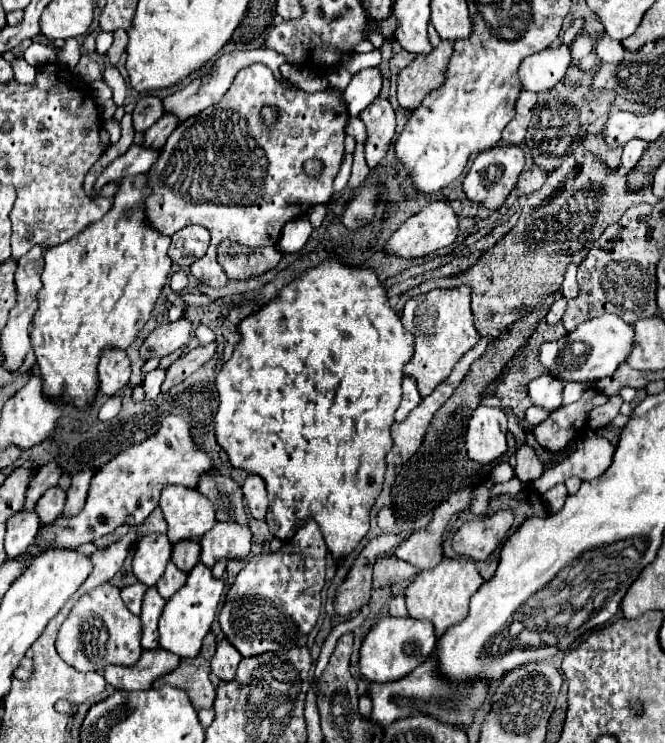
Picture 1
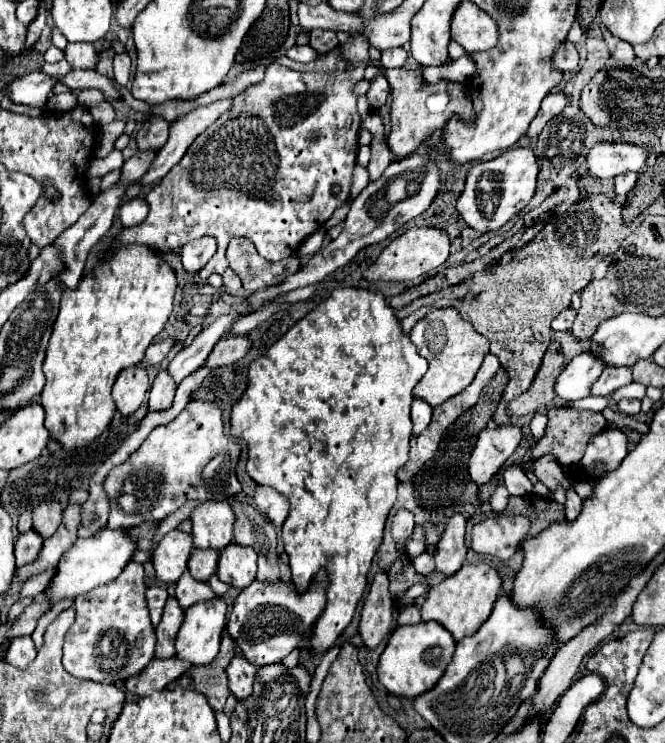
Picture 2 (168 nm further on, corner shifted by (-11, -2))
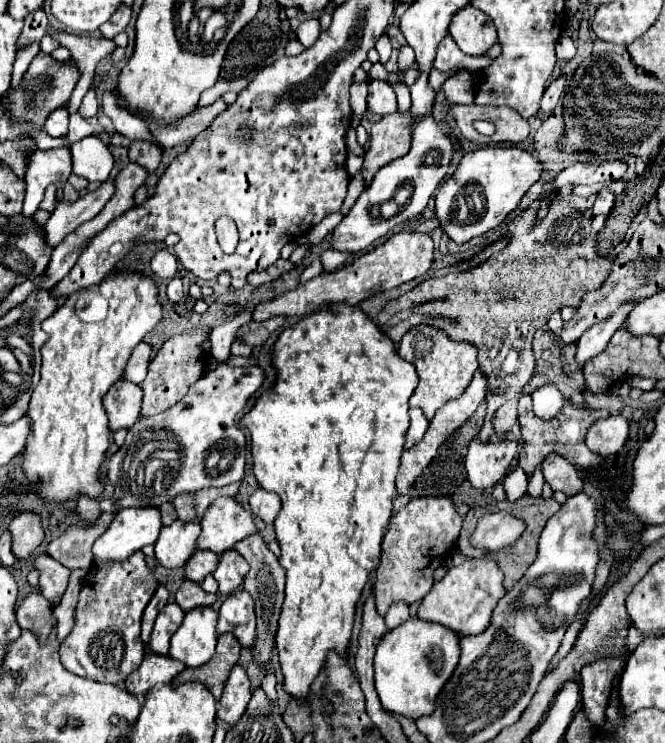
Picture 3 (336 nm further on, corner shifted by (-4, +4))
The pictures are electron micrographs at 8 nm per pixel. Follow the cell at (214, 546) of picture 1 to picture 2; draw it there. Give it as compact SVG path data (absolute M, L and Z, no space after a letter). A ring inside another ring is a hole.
M230 543L220 551L216 575L220 581L230 583L236 589L244 589L256 579L256 551L252 547Z

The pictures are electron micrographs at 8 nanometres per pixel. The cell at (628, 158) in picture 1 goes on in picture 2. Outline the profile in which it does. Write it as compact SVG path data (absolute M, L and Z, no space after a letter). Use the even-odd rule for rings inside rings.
M622 173L622 175L618 175L614 179L614 183L616 183L616 199L622 201L626 197L626 193L634 187L636 179L638 179L638 173Z

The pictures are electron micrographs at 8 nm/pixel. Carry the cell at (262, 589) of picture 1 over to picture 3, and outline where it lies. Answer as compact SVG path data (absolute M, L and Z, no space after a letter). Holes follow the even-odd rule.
M235 591L231 593L221 609L219 609L219 623L217 623L217 633L227 633L231 631L237 635L241 645L249 649L253 645L255 637L255 611L253 611L253 597L245 591Z

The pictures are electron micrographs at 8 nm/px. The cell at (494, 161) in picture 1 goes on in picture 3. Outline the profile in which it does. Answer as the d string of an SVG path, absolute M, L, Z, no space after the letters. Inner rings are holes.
M515 145L483 147L463 155L455 173L439 187L435 197L435 215L443 233L463 245L473 237L479 237L505 221L505 217L517 209L529 187L539 181L541 163L525 149Z

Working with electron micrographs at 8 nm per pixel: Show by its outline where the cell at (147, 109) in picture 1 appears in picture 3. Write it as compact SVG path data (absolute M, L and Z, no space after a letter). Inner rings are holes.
M133 141L129 147L129 161L145 167L147 173L153 173L161 163L161 153L161 147L149 141Z

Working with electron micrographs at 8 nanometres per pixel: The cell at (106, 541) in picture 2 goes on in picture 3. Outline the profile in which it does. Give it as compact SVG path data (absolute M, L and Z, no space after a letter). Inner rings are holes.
M127 507L115 513L111 527L95 541L95 561L123 561L131 553L153 545L163 529L159 507Z

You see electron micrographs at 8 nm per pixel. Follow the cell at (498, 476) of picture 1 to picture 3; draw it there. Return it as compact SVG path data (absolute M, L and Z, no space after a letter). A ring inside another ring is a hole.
M521 467L511 469L509 471L509 477L505 477L505 481L503 481L507 499L509 501L521 499L525 495L525 491L527 491L527 483L529 483L529 477L527 477L527 473Z

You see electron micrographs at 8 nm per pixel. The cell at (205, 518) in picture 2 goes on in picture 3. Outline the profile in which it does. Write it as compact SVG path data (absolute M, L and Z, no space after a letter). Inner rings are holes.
M219 497L201 519L201 535L197 541L199 549L213 551L217 555L233 549L235 543L257 533L253 513L245 511L241 503L231 497Z

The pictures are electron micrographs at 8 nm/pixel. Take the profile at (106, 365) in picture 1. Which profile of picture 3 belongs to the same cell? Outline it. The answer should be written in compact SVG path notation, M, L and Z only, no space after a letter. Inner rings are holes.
M119 379L103 397L103 407L109 417L109 429L115 433L127 429L139 419L141 411L141 387L129 385L129 381Z

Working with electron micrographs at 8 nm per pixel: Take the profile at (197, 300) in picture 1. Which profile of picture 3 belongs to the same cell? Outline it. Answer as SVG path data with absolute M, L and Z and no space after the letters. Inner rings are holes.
M327 249L327 251L323 253L323 273L330 273L338 269L344 264L349 255L351 255L351 253L346 251Z

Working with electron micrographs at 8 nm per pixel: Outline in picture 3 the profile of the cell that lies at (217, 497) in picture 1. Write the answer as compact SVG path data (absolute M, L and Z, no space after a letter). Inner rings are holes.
M257 533L257 537L247 537L245 541L241 541L241 545L237 545L235 549L237 553L241 553L245 557L245 561L249 561L251 571L245 577L245 591L249 591L249 595L255 599L255 615L257 615L257 637L255 643L251 647L251 655L253 655L253 663L265 671L269 667L269 661L273 657L273 649L275 649L275 633L277 633L277 619L281 615L281 605L283 605L283 589L285 589L285 571L281 569L277 557L267 549L265 541L261 539L261 535Z

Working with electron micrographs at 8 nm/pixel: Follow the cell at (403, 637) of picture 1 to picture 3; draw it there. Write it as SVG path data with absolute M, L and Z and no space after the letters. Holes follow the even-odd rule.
M413 617L393 631L387 631L375 653L375 687L383 709L411 721L431 715L439 693L459 663L459 655L459 635L439 623Z

